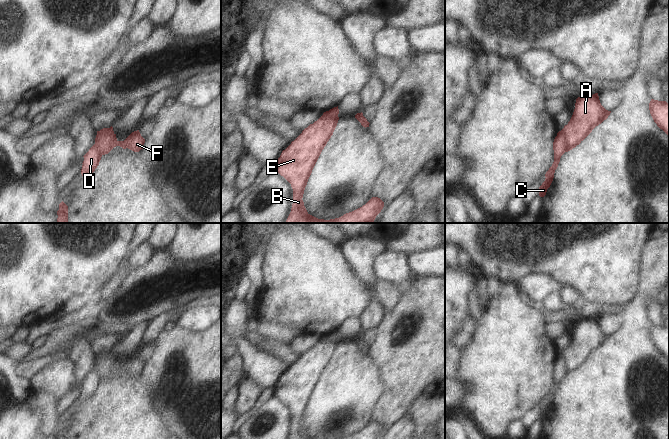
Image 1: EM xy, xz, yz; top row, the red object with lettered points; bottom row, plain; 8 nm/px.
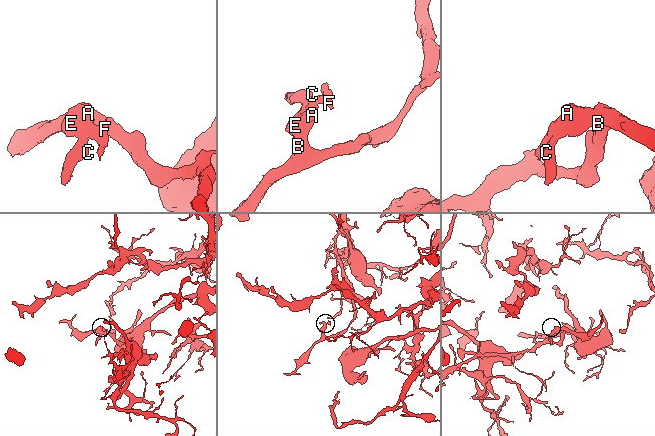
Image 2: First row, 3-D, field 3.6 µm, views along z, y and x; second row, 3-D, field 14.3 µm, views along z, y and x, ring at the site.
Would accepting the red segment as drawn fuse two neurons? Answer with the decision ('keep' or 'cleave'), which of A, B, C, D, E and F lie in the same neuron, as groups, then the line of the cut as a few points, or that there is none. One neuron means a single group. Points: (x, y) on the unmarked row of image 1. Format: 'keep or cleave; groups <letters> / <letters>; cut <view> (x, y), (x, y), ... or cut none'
cleave; groups A B C D E / F; cut yz (560, 355), (564, 360), (565, 375)

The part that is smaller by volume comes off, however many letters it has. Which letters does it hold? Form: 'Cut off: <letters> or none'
Cut off: F

